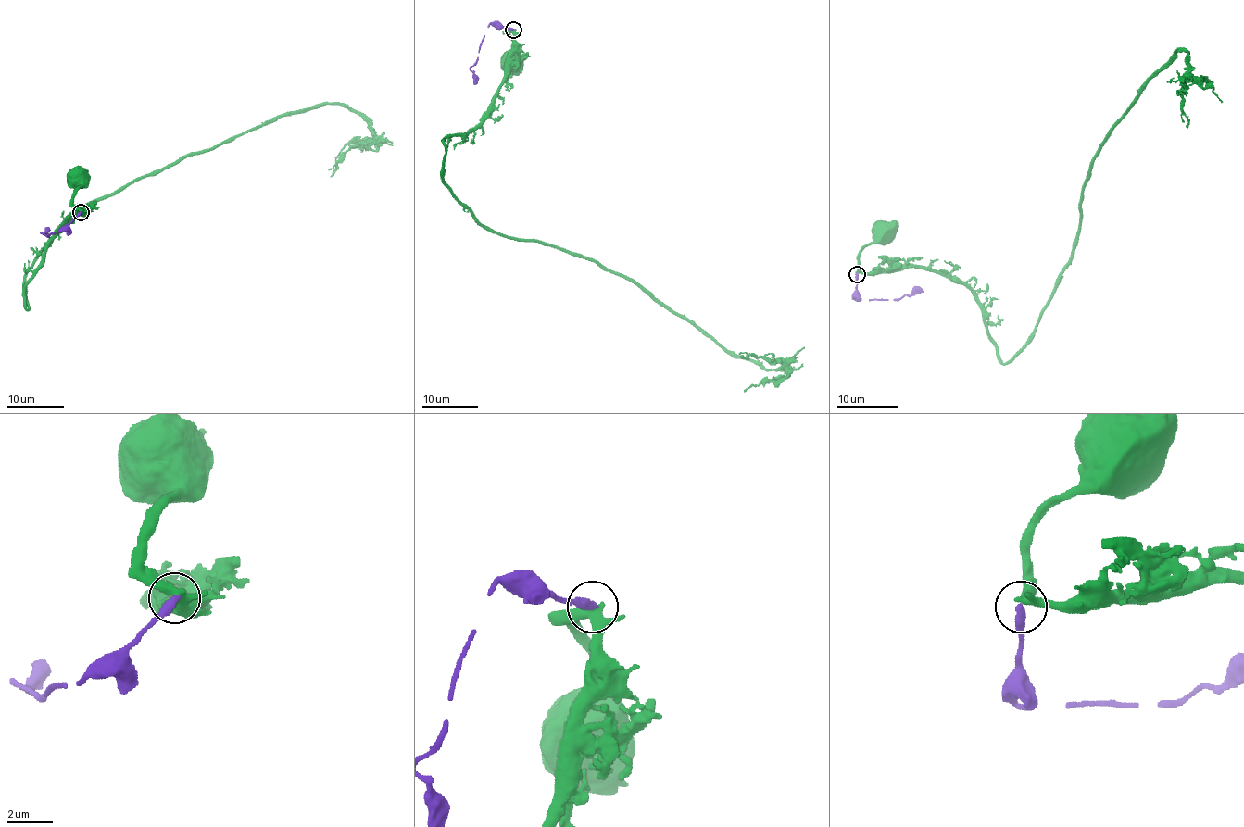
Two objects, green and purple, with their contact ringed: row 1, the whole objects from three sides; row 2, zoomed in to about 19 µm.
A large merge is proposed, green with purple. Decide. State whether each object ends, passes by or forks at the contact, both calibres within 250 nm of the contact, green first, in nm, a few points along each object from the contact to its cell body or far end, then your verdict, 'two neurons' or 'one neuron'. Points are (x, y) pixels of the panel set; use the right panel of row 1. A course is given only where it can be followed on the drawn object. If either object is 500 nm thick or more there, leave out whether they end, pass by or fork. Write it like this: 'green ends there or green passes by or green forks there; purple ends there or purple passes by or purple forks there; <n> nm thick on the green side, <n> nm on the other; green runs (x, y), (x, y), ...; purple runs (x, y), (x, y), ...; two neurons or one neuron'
green forks there; purple ends there; 360 nm thick on the green side, 380 nm on the other; green runs (856, 272), (859, 255), (867, 245), (885, 236); purple runs (856, 274), (857, 297), (860, 300), (896, 300), (915, 294), (922, 288); two neurons

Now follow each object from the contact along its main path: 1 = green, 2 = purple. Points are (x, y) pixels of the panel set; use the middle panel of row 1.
1: (513, 30), (507, 32), (514, 43), (508, 56), (509, 62)
2: (513, 30), (491, 25), (488, 28), (477, 59), (470, 68), (475, 84)

